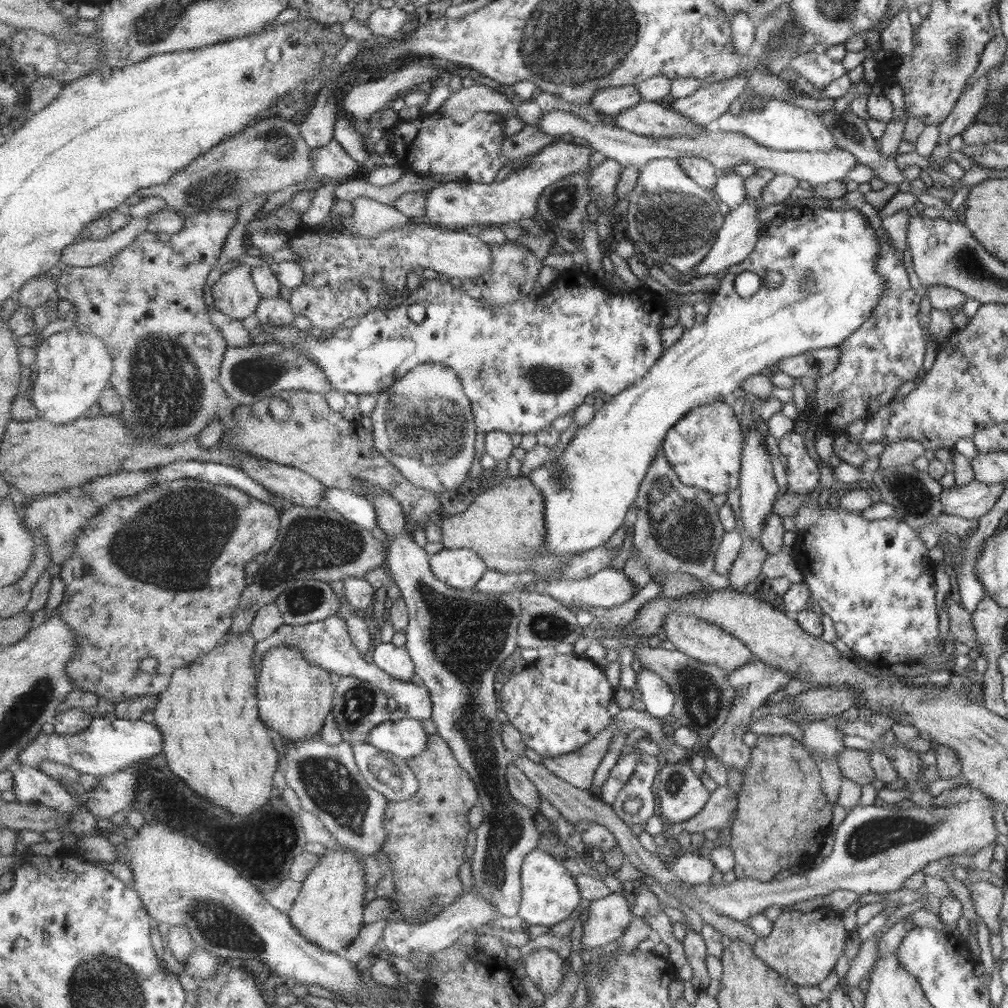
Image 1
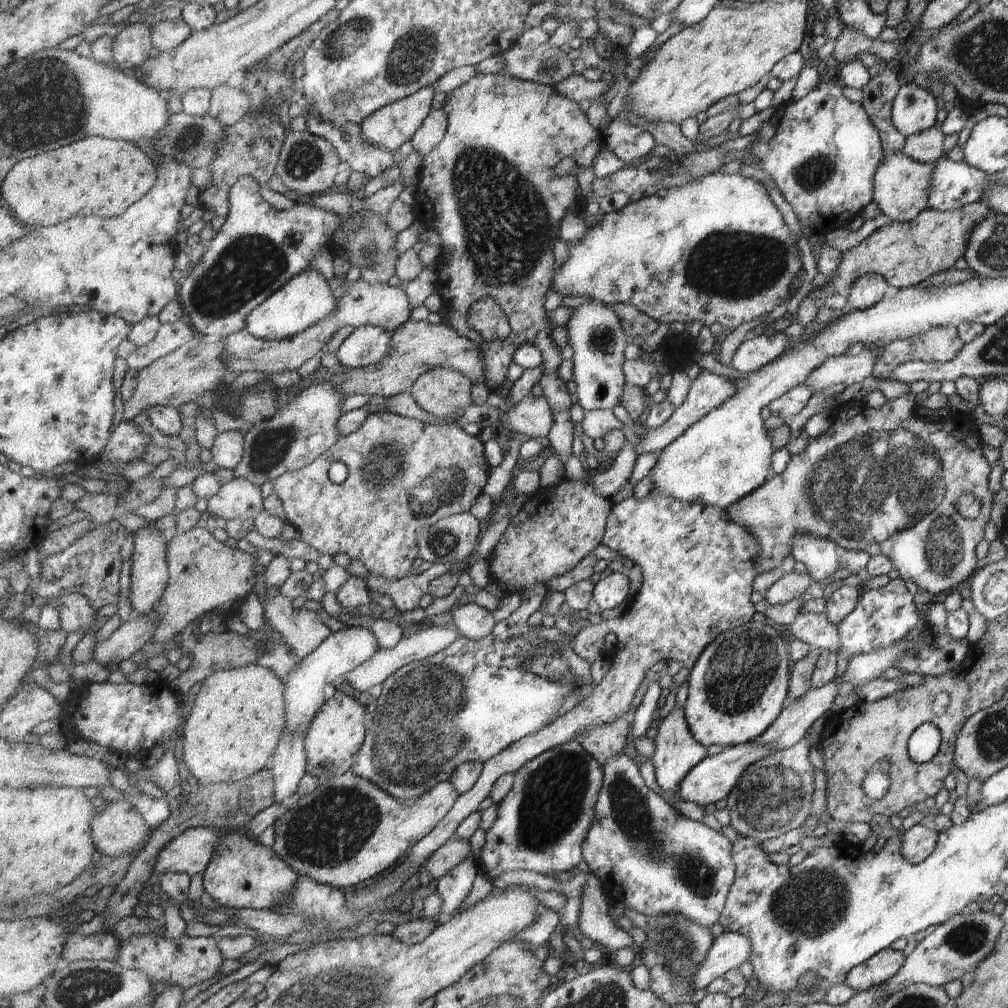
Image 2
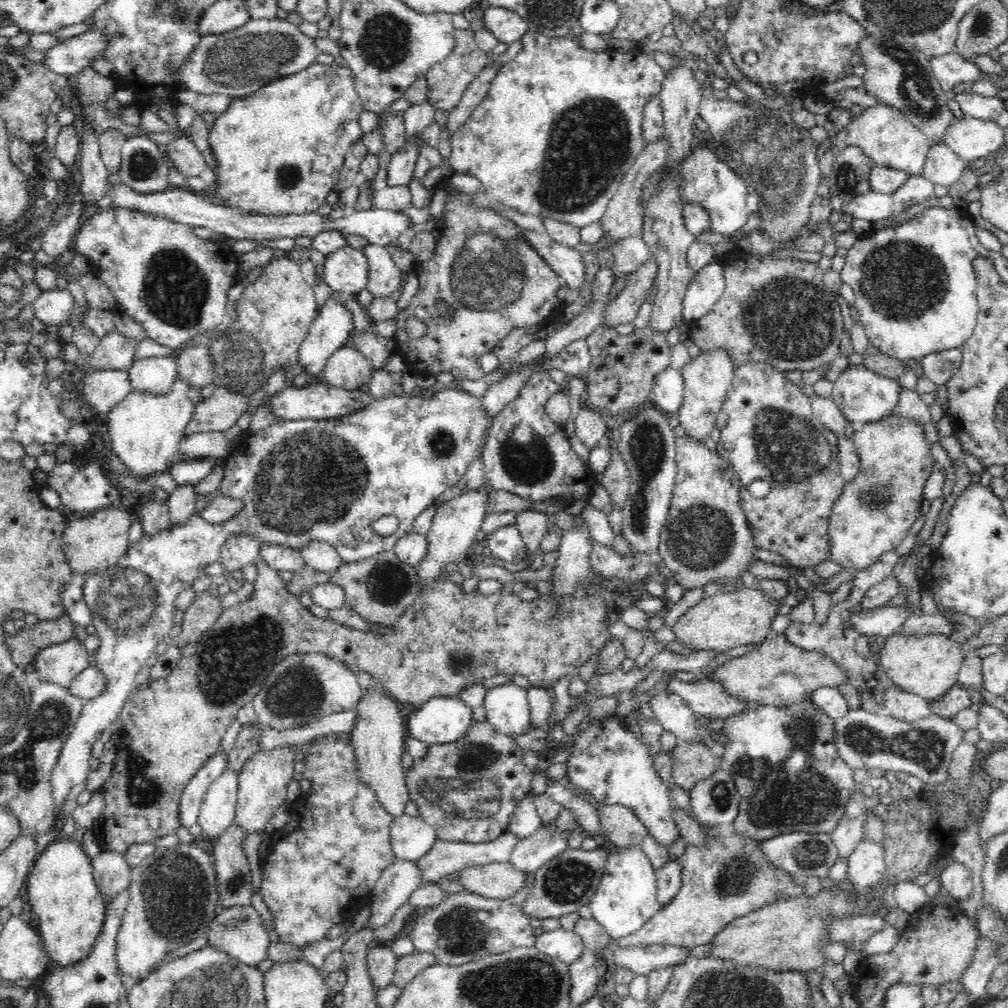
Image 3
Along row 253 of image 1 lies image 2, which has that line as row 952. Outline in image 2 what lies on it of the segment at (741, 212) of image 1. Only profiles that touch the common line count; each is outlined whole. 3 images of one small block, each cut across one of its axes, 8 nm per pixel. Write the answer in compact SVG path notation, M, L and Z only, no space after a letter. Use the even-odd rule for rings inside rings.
M724 932L714 938L710 950L707 950L706 958L699 958L699 972L693 980L693 990L705 988L715 978L723 976L731 969L737 969L743 962L747 962L749 956L749 938L741 934Z

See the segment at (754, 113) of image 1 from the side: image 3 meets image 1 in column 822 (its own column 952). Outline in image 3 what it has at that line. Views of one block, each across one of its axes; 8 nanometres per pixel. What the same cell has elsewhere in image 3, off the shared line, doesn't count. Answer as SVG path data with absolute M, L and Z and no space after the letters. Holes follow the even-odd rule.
M964 117L948 127L943 143L967 164L985 160L1005 144L1004 128L996 121Z

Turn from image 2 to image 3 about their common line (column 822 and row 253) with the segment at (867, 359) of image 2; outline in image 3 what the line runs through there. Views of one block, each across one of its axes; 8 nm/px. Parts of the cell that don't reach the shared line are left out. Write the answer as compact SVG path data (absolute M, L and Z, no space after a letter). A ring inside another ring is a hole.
M364 244L360 249L368 259L366 288L373 296L397 295L402 285L403 272L392 261L390 254L378 244Z

